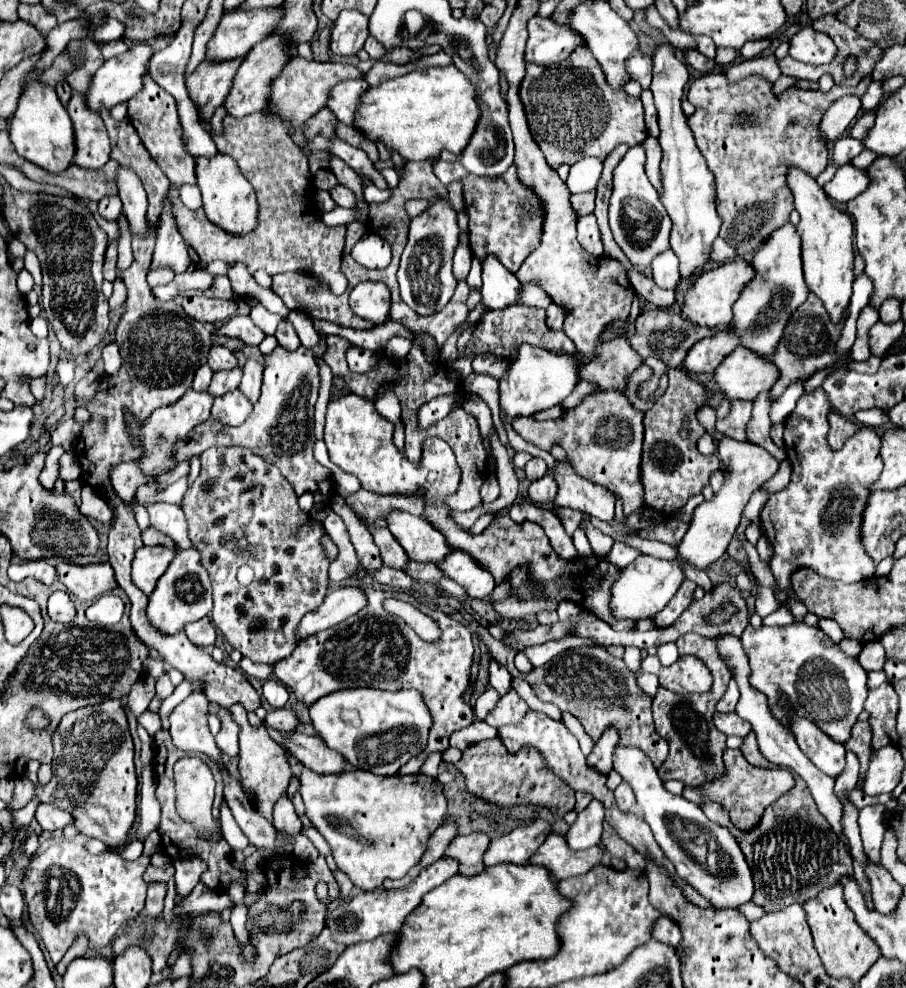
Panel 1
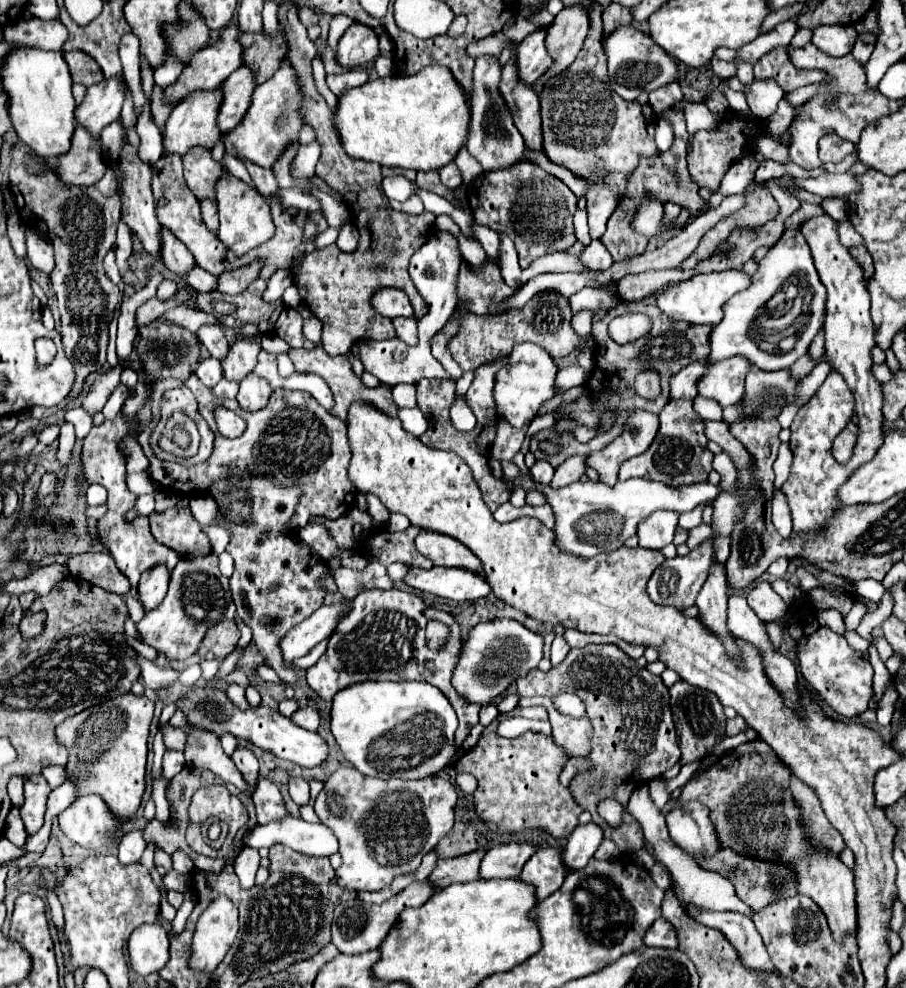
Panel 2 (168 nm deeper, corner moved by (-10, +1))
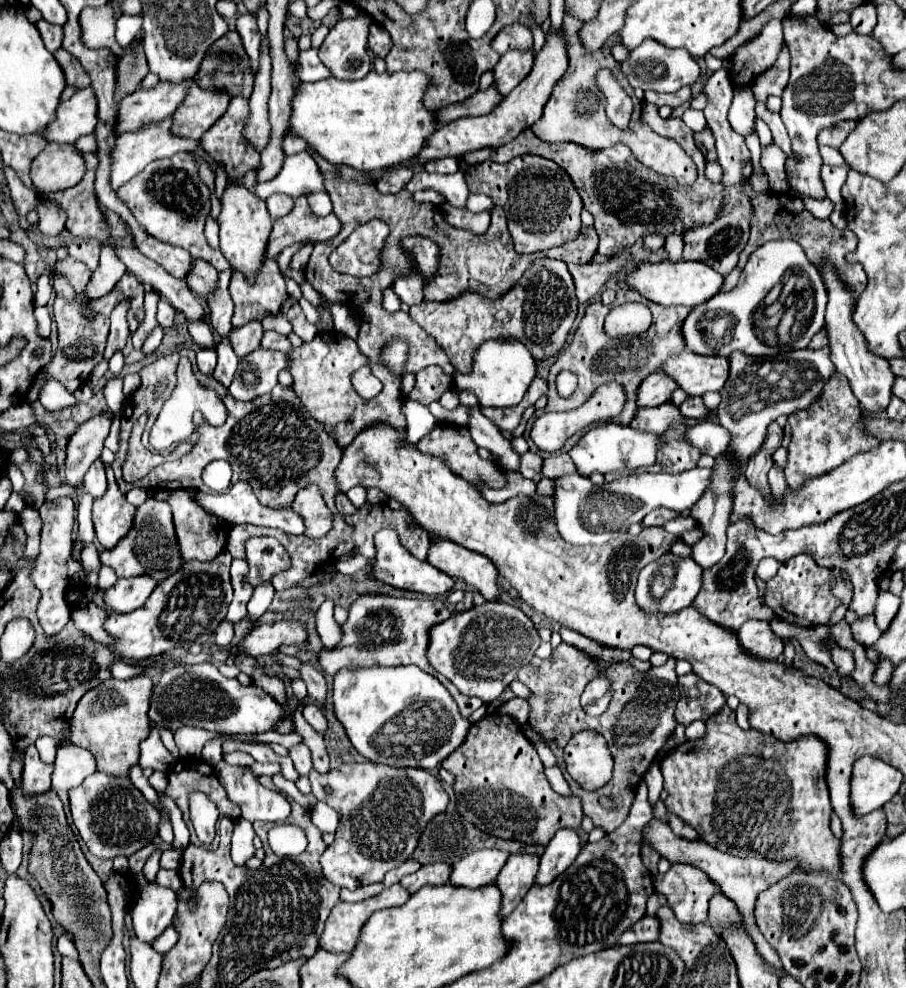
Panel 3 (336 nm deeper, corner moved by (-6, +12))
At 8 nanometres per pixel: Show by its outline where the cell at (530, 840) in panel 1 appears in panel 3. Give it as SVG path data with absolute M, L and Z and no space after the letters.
M476 850L470 856L452 864L450 884L458 888L482 888L494 882L494 876L502 870L508 854L502 850Z

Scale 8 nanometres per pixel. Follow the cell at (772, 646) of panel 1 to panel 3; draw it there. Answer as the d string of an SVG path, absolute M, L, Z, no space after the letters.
M828 642L832 646L832 656L834 656L834 662L838 666L838 674L840 678L846 678L850 682L850 672L854 670L854 658L852 658L852 652L850 650L844 650L844 648L838 648L834 646L832 642Z

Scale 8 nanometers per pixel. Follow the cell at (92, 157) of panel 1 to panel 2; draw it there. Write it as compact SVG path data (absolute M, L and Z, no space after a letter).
M78 125L74 131L72 147L62 159L56 159L60 169L60 179L68 185L94 185L100 181L108 169L102 155L100 137L92 135L86 127Z

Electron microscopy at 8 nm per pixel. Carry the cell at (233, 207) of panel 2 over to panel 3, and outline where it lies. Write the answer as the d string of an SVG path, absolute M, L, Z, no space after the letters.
M228 184L222 196L222 212L218 216L220 226L220 250L230 262L230 266L246 276L250 284L254 284L254 278L258 276L264 260L266 260L266 248L268 238L272 230L270 214L266 212L264 200L260 200L252 190L248 190L244 184Z

